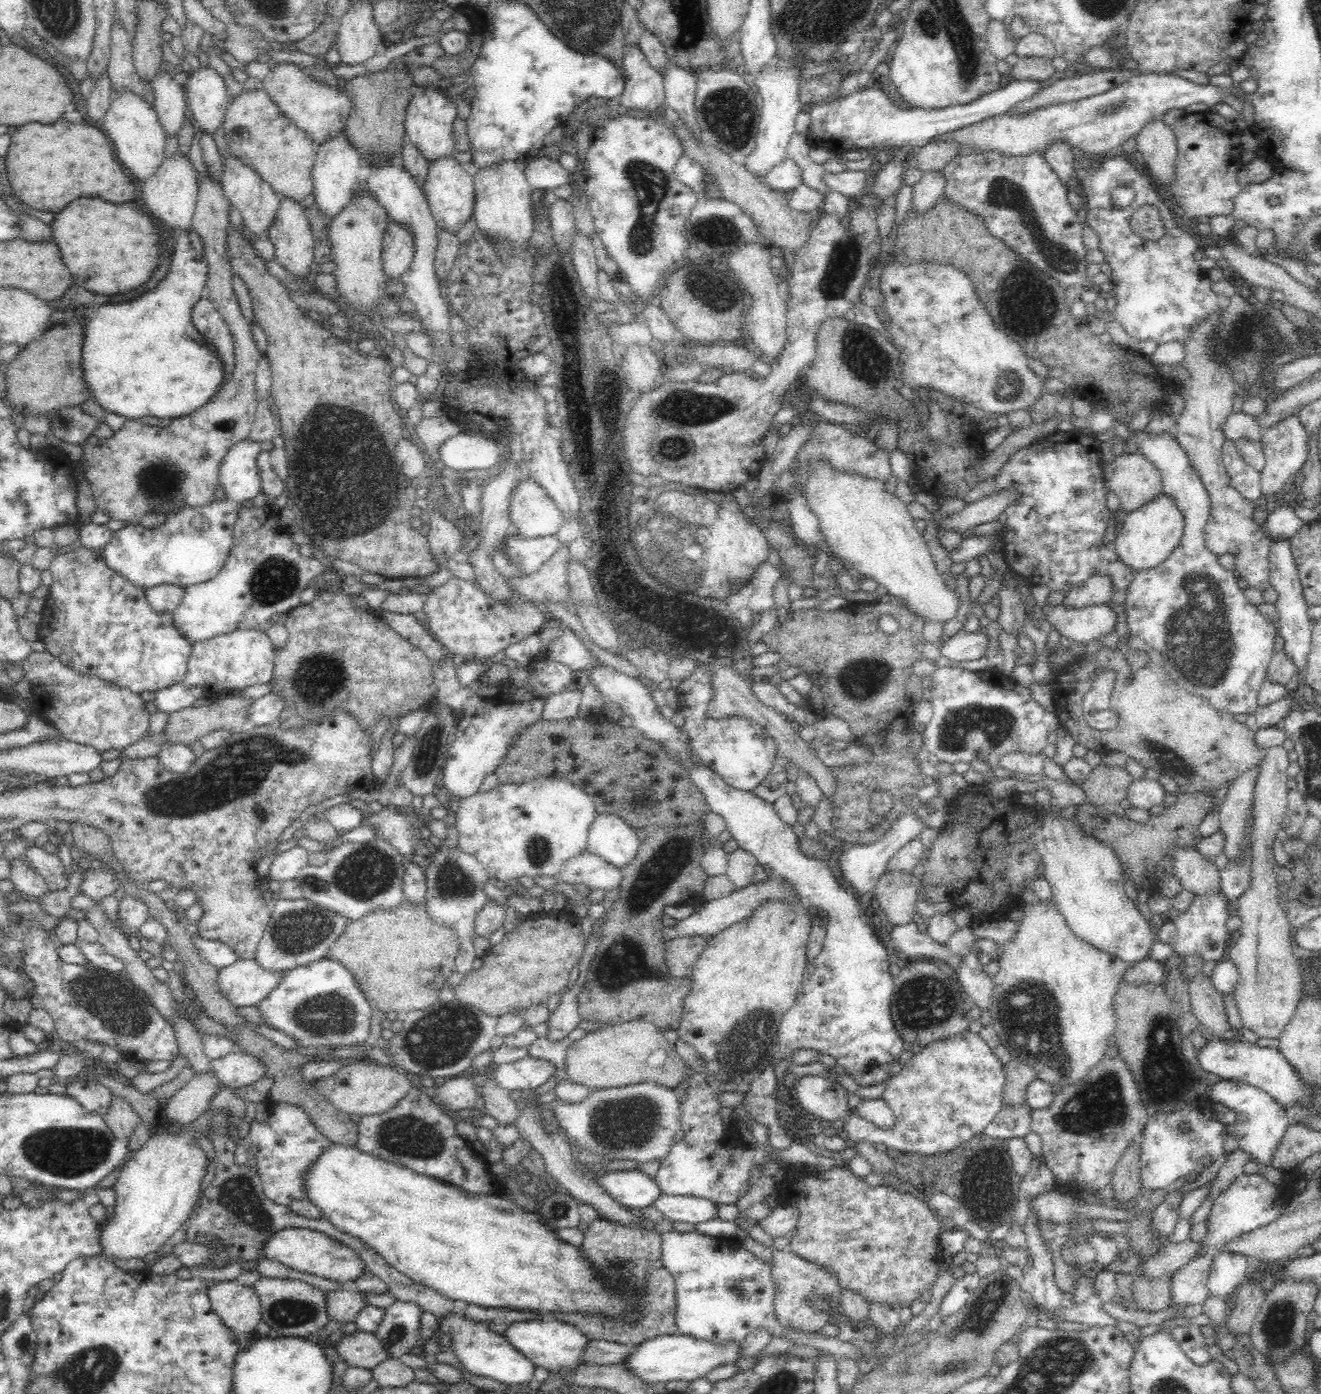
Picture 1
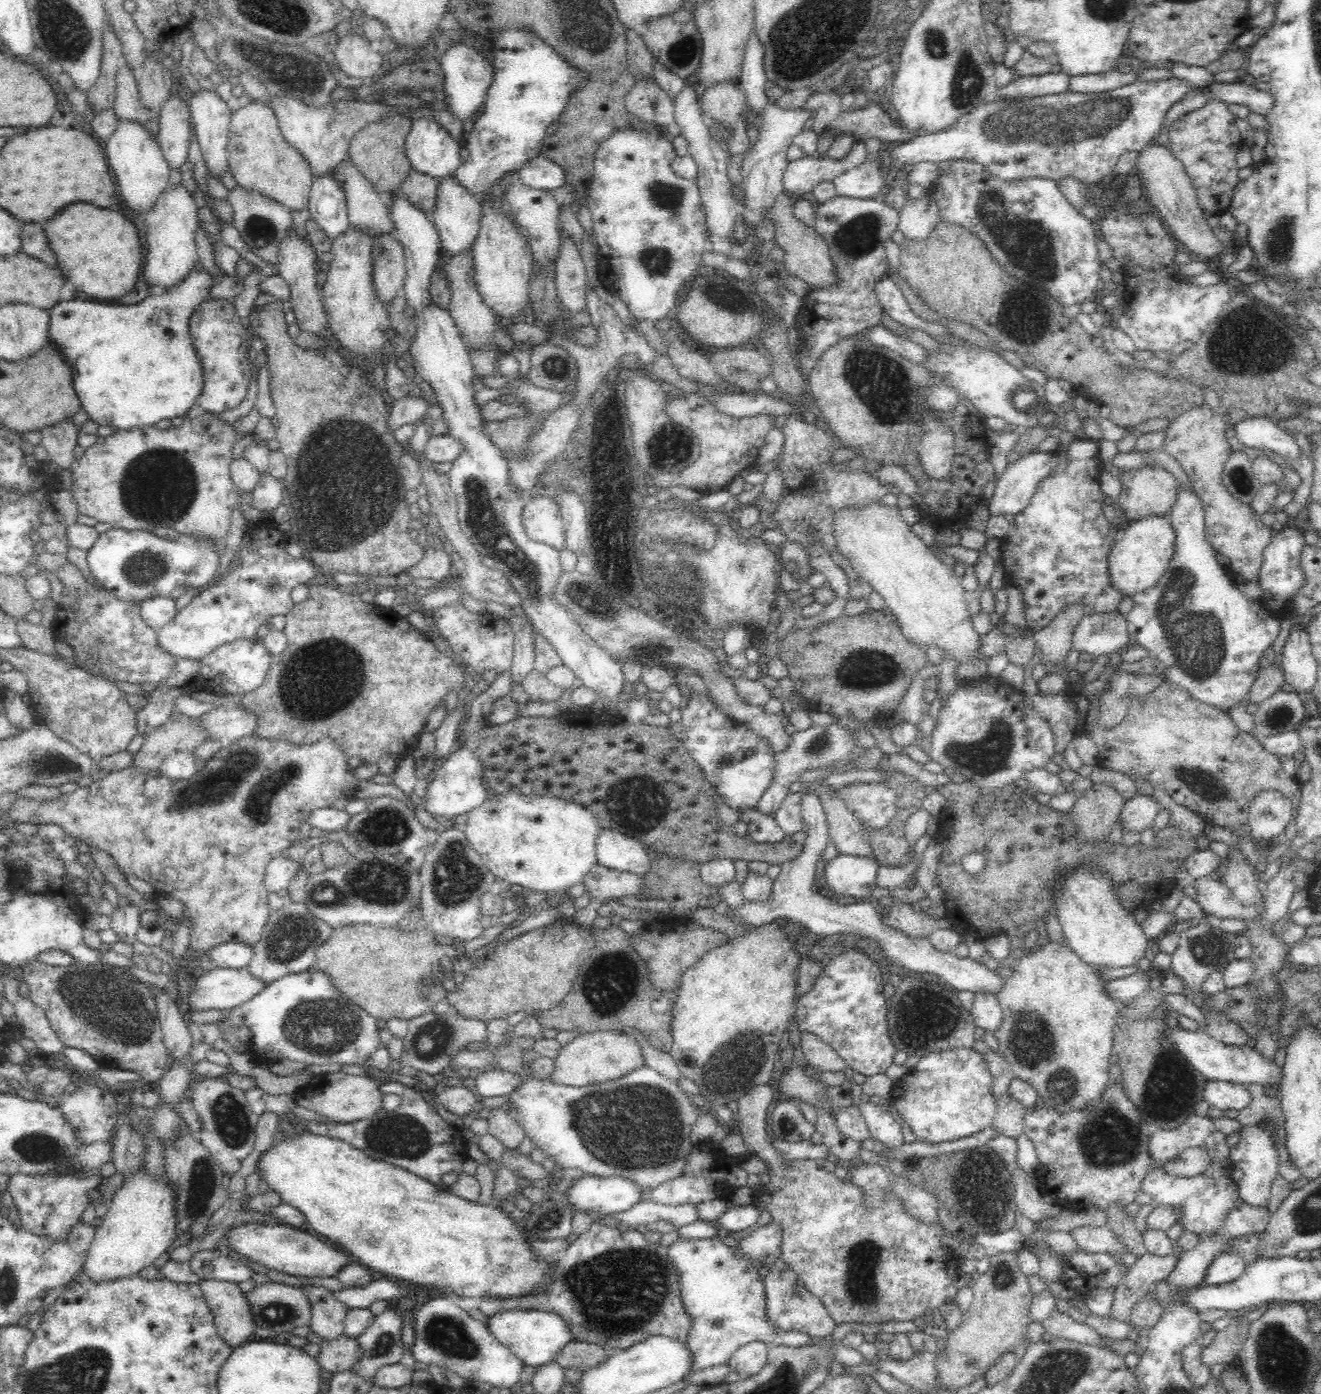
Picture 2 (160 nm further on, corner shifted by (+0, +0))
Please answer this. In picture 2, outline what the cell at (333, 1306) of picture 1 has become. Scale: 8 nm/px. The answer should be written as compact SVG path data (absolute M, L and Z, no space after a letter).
M312 1283L296 1285L308 1299L311 1308L311 1331L324 1342L343 1336L346 1312L349 1308L333 1296L333 1292Z

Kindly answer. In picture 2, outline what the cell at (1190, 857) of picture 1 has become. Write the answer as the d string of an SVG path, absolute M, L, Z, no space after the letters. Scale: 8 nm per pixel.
M1217 875L1196 879L1194 887L1198 890L1196 901L1204 913L1229 920L1244 920L1252 916L1232 895L1224 880L1219 879Z

